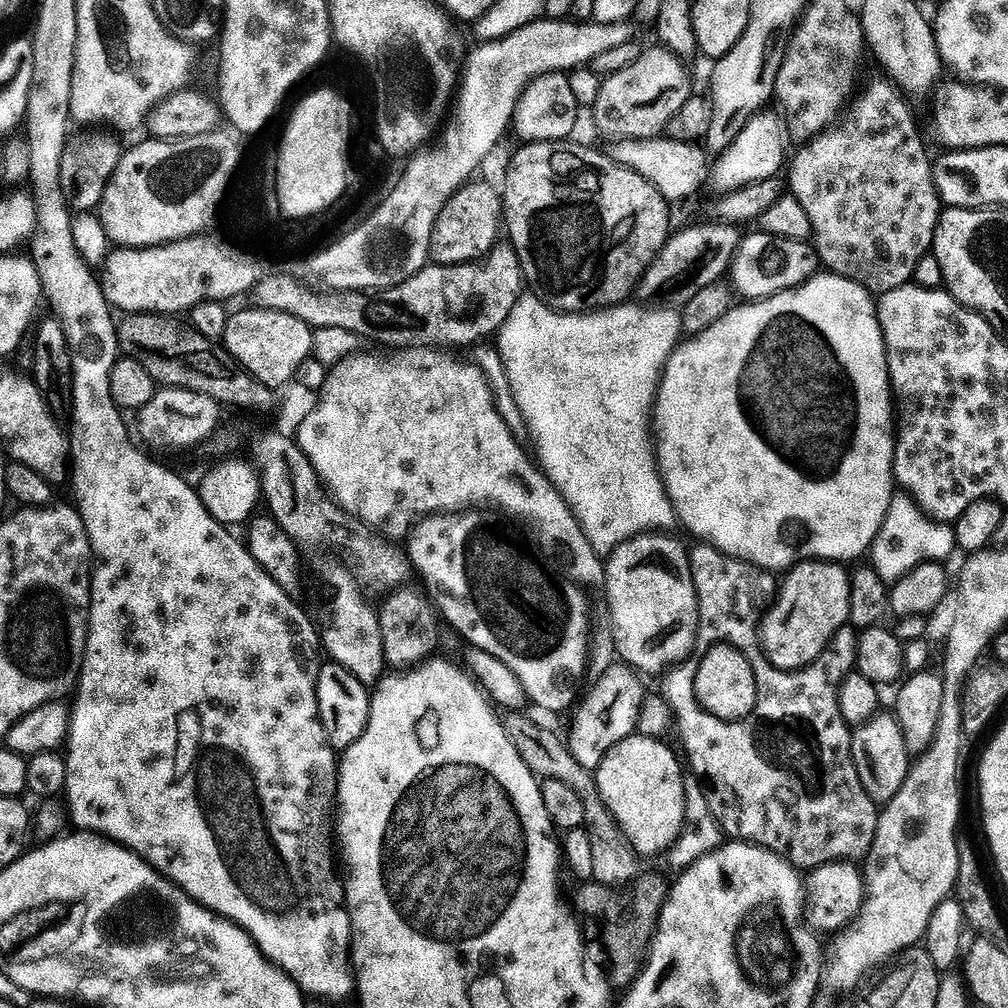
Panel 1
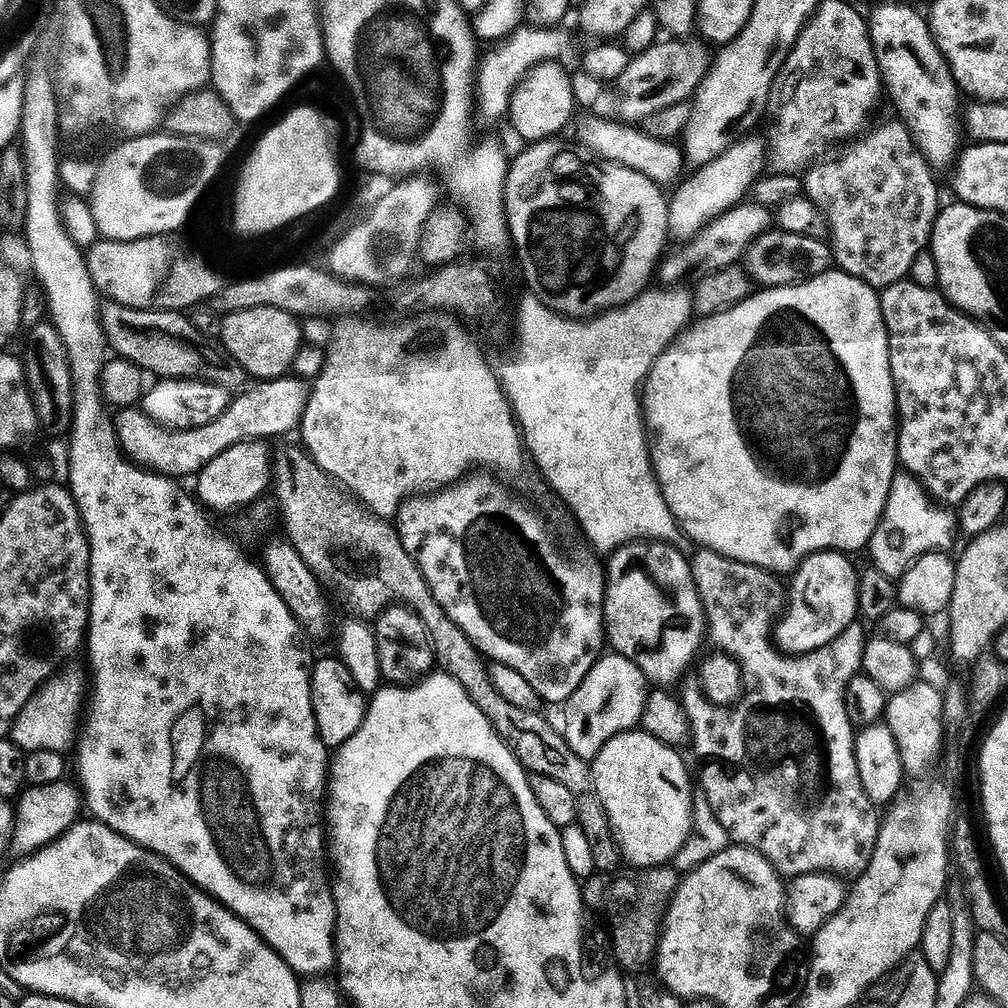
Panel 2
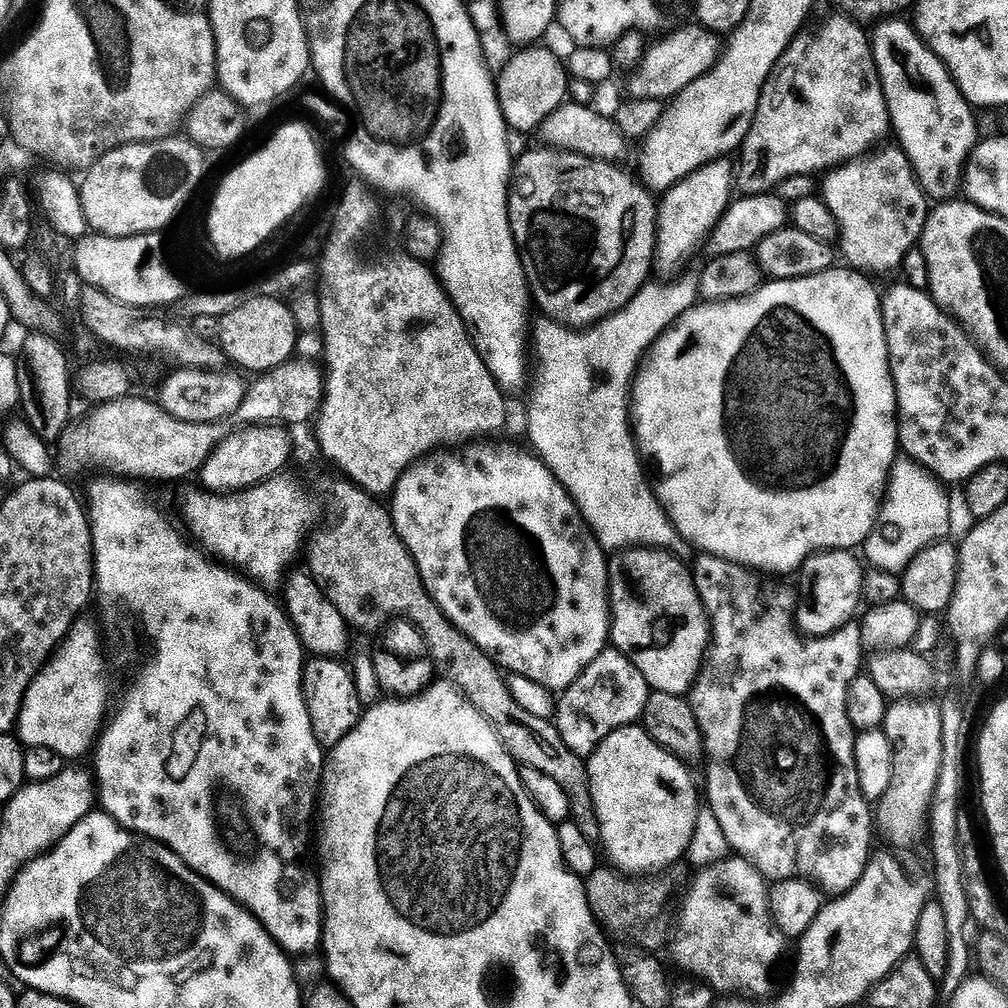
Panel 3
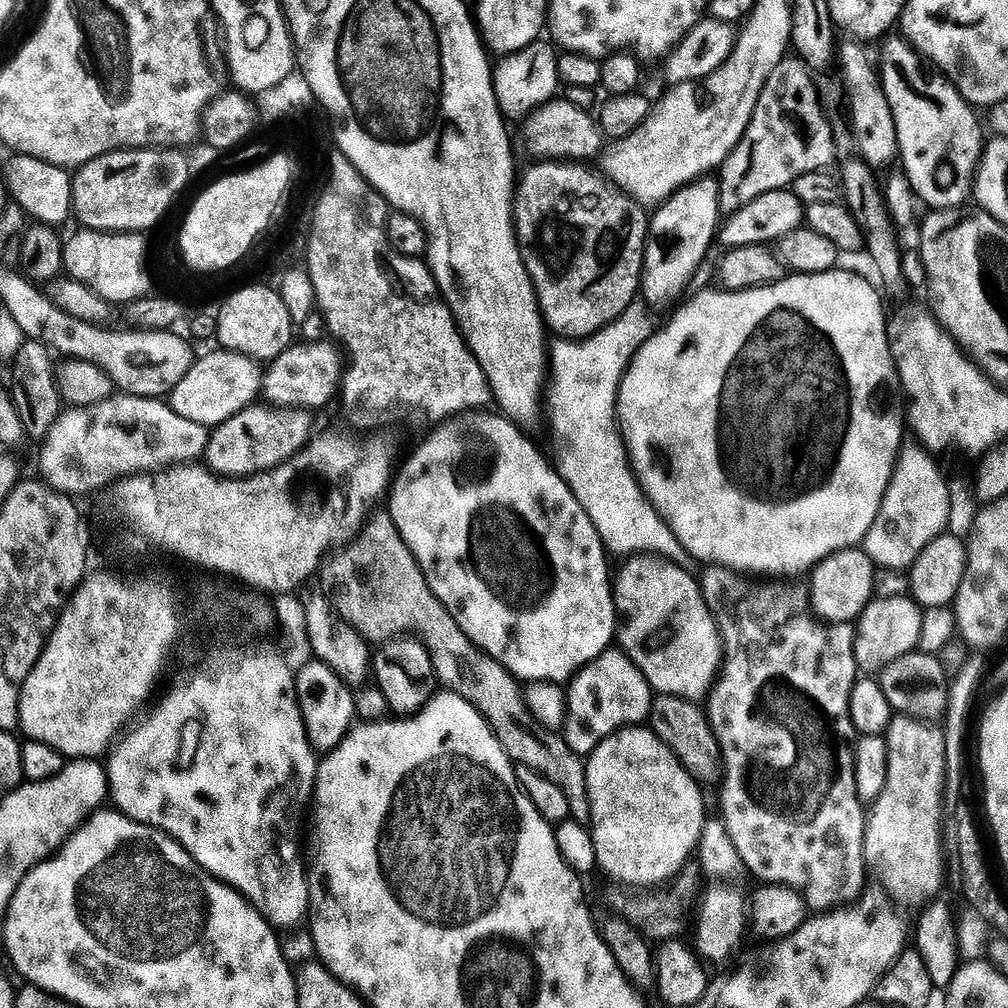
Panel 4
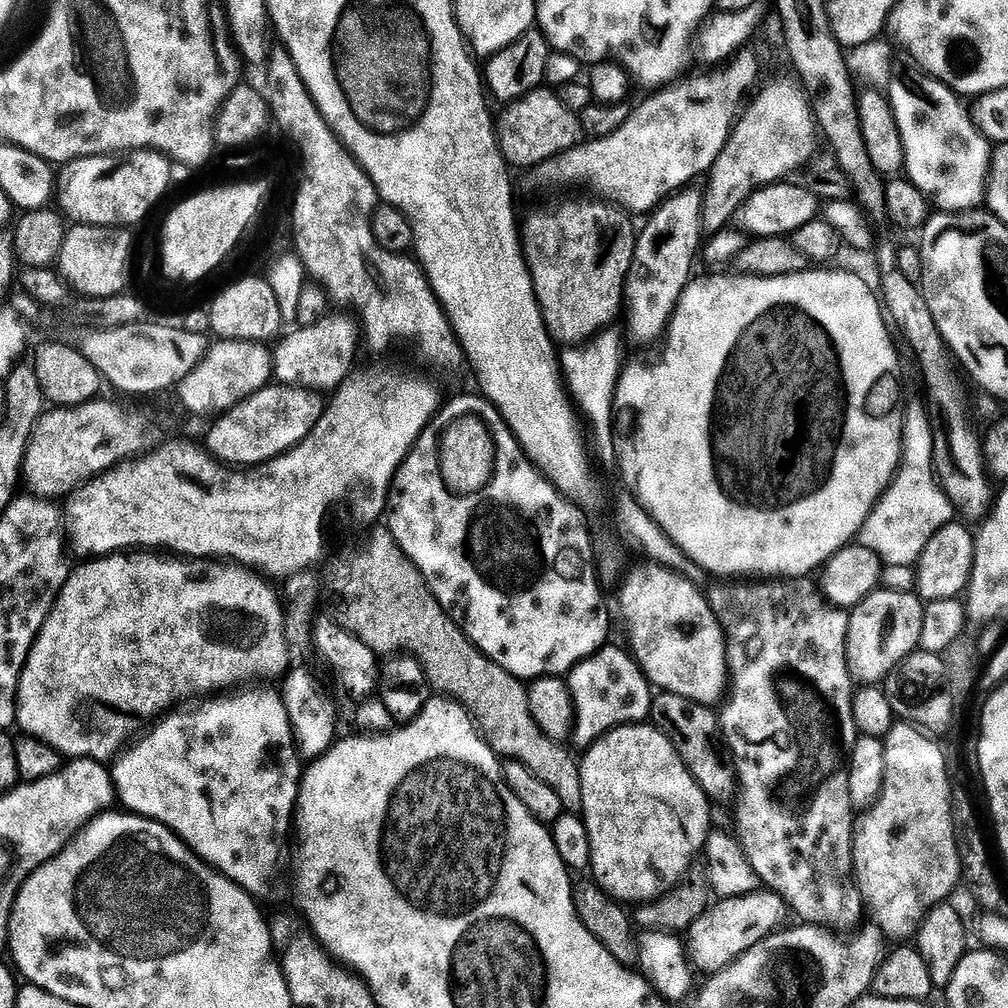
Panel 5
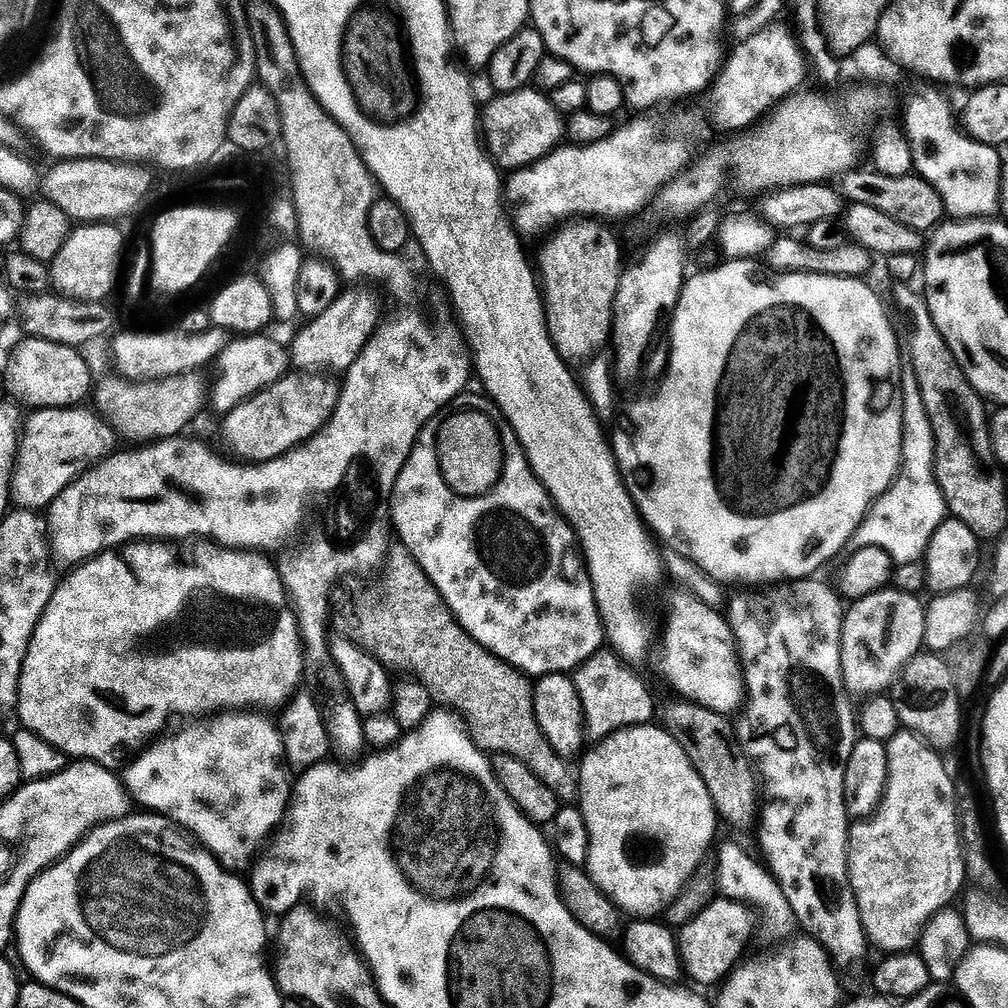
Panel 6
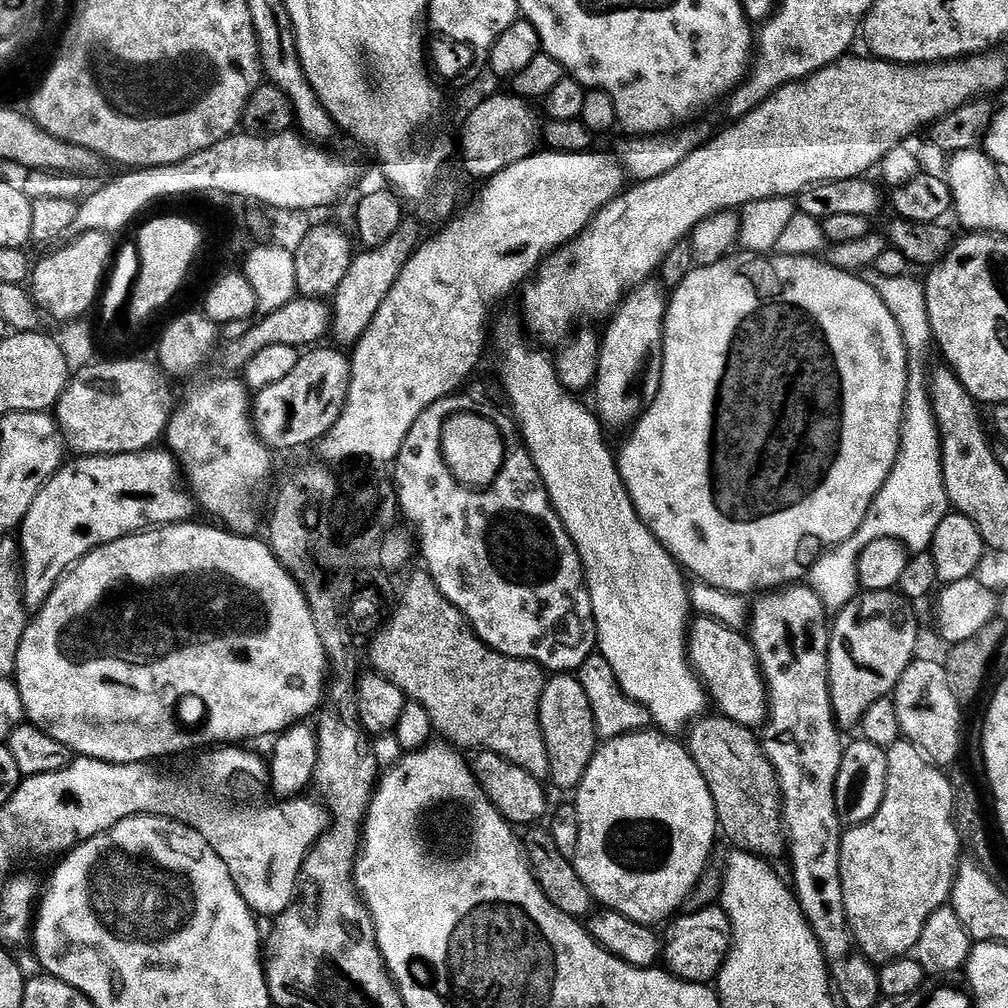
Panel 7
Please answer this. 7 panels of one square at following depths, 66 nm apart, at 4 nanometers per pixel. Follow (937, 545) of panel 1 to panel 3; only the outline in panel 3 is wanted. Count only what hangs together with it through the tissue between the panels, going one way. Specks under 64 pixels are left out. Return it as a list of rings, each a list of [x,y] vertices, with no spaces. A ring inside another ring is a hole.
[[[911,458],[897,459],[892,465],[875,529],[862,548],[866,560],[868,555],[867,563],[872,563],[871,567],[879,571],[900,574],[919,552],[943,541],[952,528],[952,508],[944,492],[947,492],[945,485],[923,465]]]

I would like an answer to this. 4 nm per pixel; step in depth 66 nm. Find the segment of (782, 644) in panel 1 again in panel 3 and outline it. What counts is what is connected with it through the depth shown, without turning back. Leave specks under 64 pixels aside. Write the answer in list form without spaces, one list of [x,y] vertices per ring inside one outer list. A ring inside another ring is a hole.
[[[829,550],[819,553],[805,563],[804,580],[812,591],[812,604],[799,609],[797,623],[808,636],[828,636],[846,624],[853,623],[855,614],[862,608],[866,568],[859,555],[848,550]],[[860,560],[861,564],[860,565]],[[864,567],[864,568],[863,568]]]

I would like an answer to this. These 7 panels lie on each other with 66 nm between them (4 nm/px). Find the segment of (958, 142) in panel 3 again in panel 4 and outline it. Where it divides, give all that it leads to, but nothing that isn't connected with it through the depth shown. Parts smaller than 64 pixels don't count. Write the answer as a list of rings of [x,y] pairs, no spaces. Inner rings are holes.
[[[888,38],[883,41],[885,44],[882,83],[898,130],[898,160],[899,163],[904,163],[903,175],[913,192],[917,193],[929,209],[943,210],[967,205],[968,196],[970,200],[974,192],[980,157],[986,147],[986,140],[980,137],[981,121],[980,124],[976,121],[976,116],[972,113],[975,112],[973,105],[965,100],[963,94],[948,79],[926,66],[920,53],[907,40],[892,39]]]

